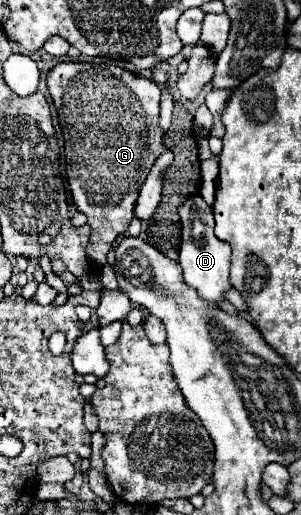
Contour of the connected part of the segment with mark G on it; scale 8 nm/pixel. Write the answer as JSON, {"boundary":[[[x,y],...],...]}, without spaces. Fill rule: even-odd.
{"boundary":[[[60,62],[56,64],[46,78],[50,96],[60,116],[60,128],[64,134],[64,152],[66,152],[66,174],[70,182],[72,200],[80,212],[86,214],[88,224],[92,226],[92,236],[88,242],[88,258],[92,266],[104,266],[110,244],[118,234],[128,230],[130,220],[134,218],[134,204],[138,190],[142,188],[154,160],[166,150],[162,136],[164,132],[158,126],[160,110],[160,86],[150,80],[132,74],[130,70],[118,66],[100,66],[88,62]]]}

